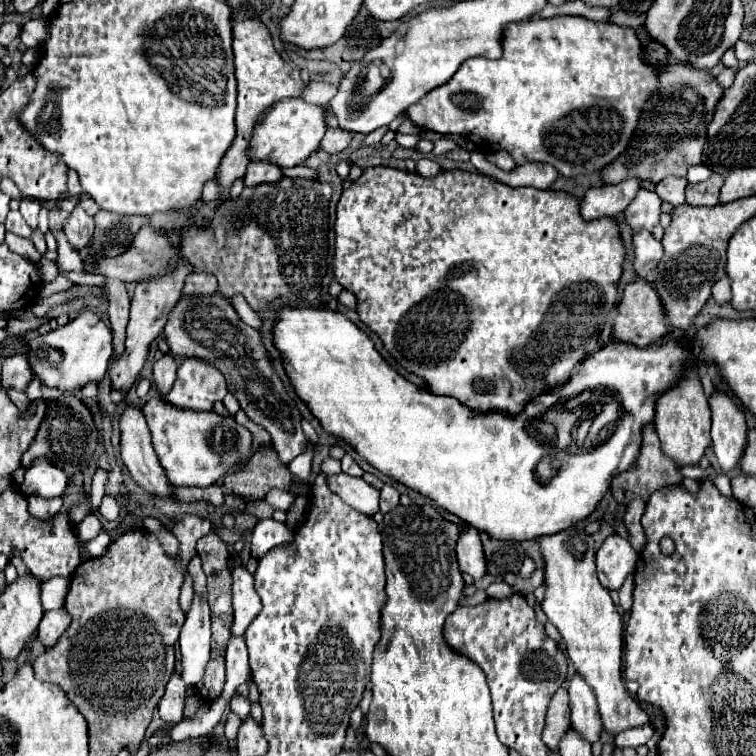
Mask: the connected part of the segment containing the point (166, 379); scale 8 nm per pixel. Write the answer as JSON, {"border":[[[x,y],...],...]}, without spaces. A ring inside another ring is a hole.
{"border":[[[163,354],[159,360],[155,360],[153,378],[155,378],[159,394],[167,394],[171,390],[175,376],[177,376],[177,364],[171,354]]]}

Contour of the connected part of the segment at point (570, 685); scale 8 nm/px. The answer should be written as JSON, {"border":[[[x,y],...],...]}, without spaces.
{"border":[[[575,674],[565,686],[569,690],[571,728],[589,744],[599,742],[603,724],[601,724],[599,710],[597,710],[591,688],[587,688],[587,684],[583,684],[583,678],[579,674]]]}

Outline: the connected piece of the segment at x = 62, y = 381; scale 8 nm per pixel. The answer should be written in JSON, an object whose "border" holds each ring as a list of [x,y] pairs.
{"border":[[[83,310],[77,318],[73,318],[65,326],[59,326],[49,334],[31,338],[27,356],[31,360],[35,376],[41,378],[41,382],[45,382],[47,386],[55,386],[63,392],[75,392],[87,382],[103,380],[111,354],[113,354],[111,330],[103,324],[103,320],[95,312]]]}

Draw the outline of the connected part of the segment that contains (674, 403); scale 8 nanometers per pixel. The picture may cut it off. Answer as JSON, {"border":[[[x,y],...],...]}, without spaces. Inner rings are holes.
{"border":[[[689,360],[689,368],[683,374],[683,380],[671,390],[665,392],[655,404],[655,430],[661,440],[661,450],[667,458],[671,458],[679,468],[687,464],[699,464],[699,460],[705,456],[705,450],[711,444],[709,428],[711,428],[711,410],[709,402],[703,394],[701,380],[697,372],[693,370],[693,360]]]}

